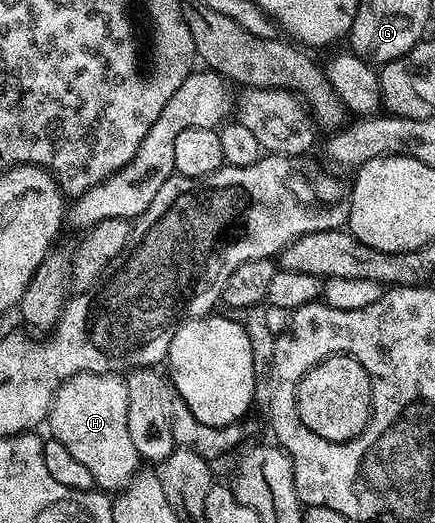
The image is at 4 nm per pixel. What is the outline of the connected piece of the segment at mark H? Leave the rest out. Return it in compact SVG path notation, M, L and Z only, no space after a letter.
M80 371L70 376L53 393L53 403L49 406L47 416L48 434L59 440L91 473L94 484L106 493L117 493L138 472L139 456L135 441L127 429L127 385L120 374L91 373Z

